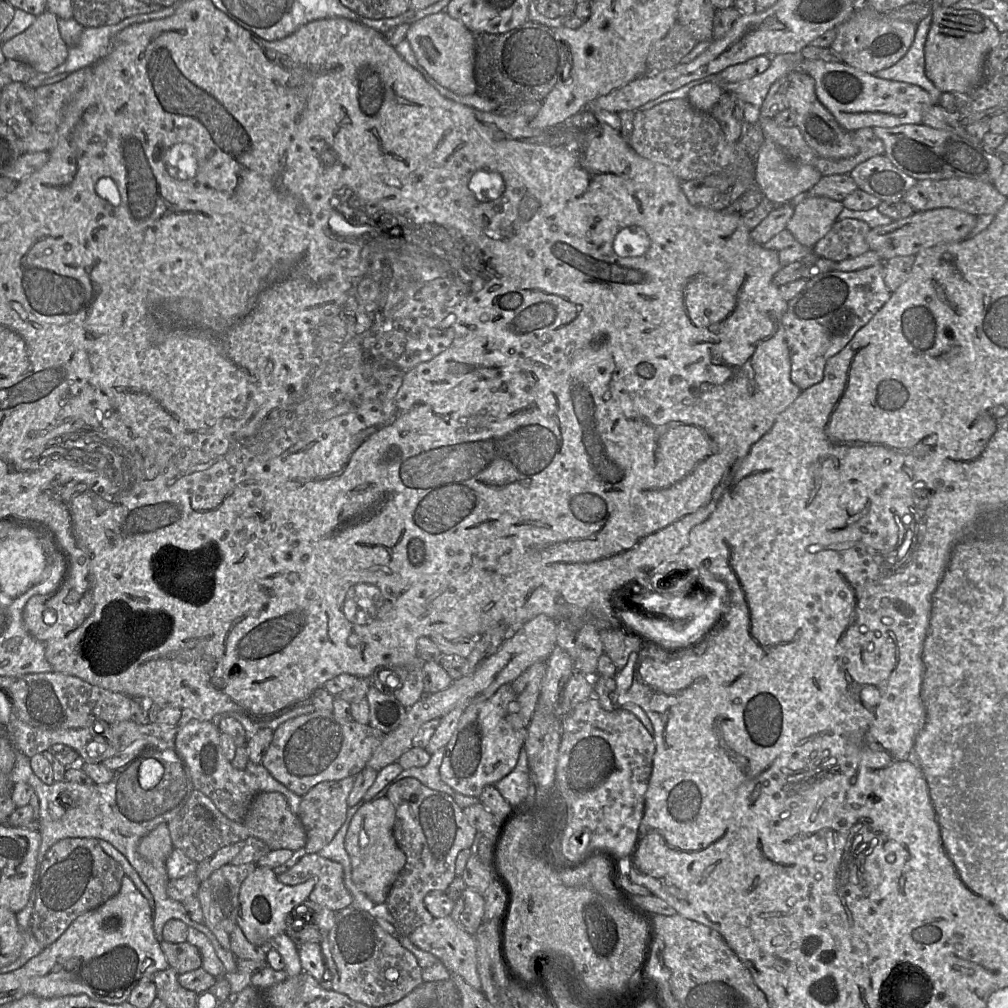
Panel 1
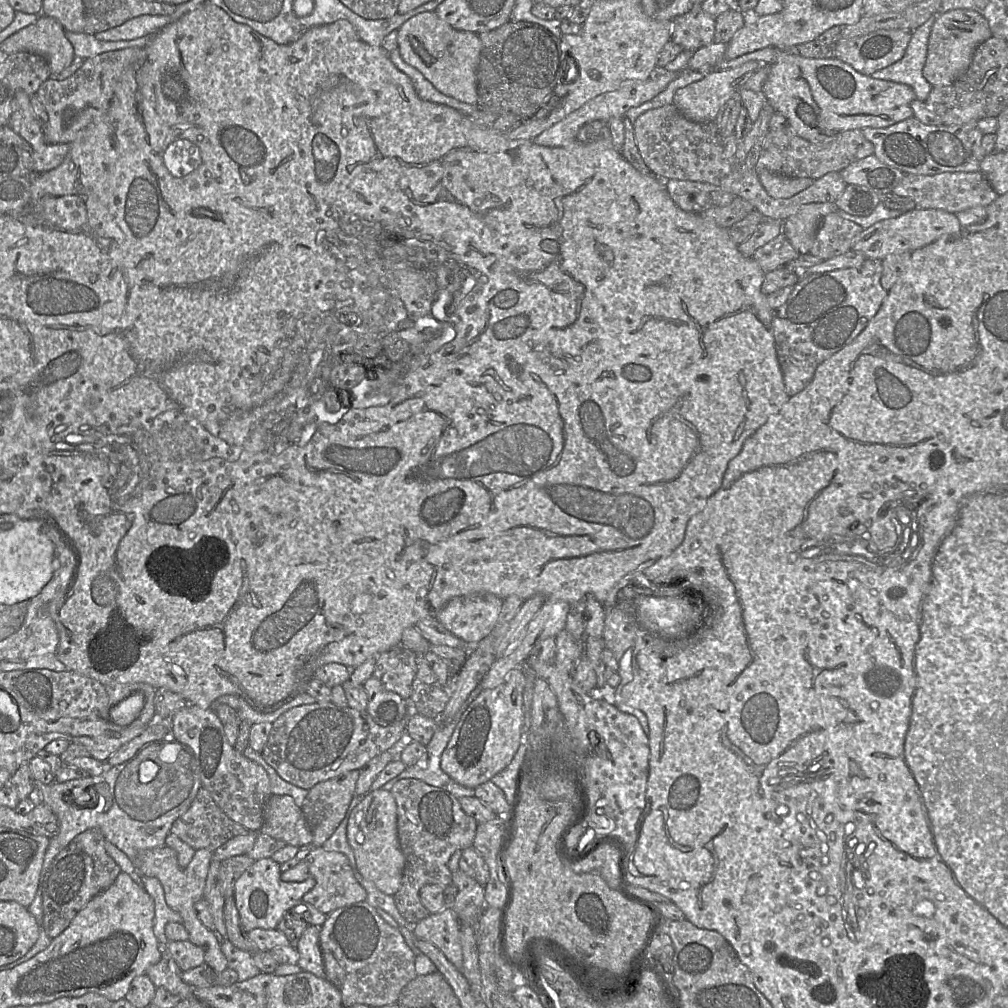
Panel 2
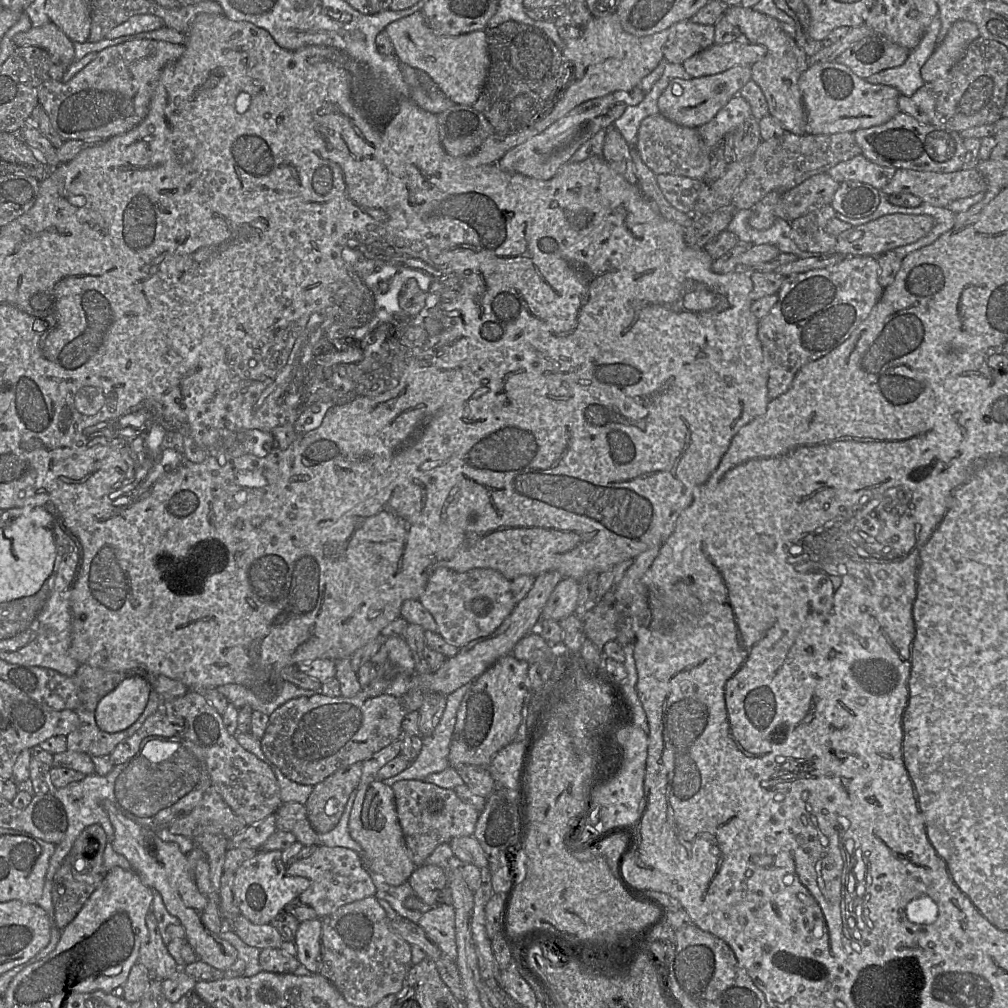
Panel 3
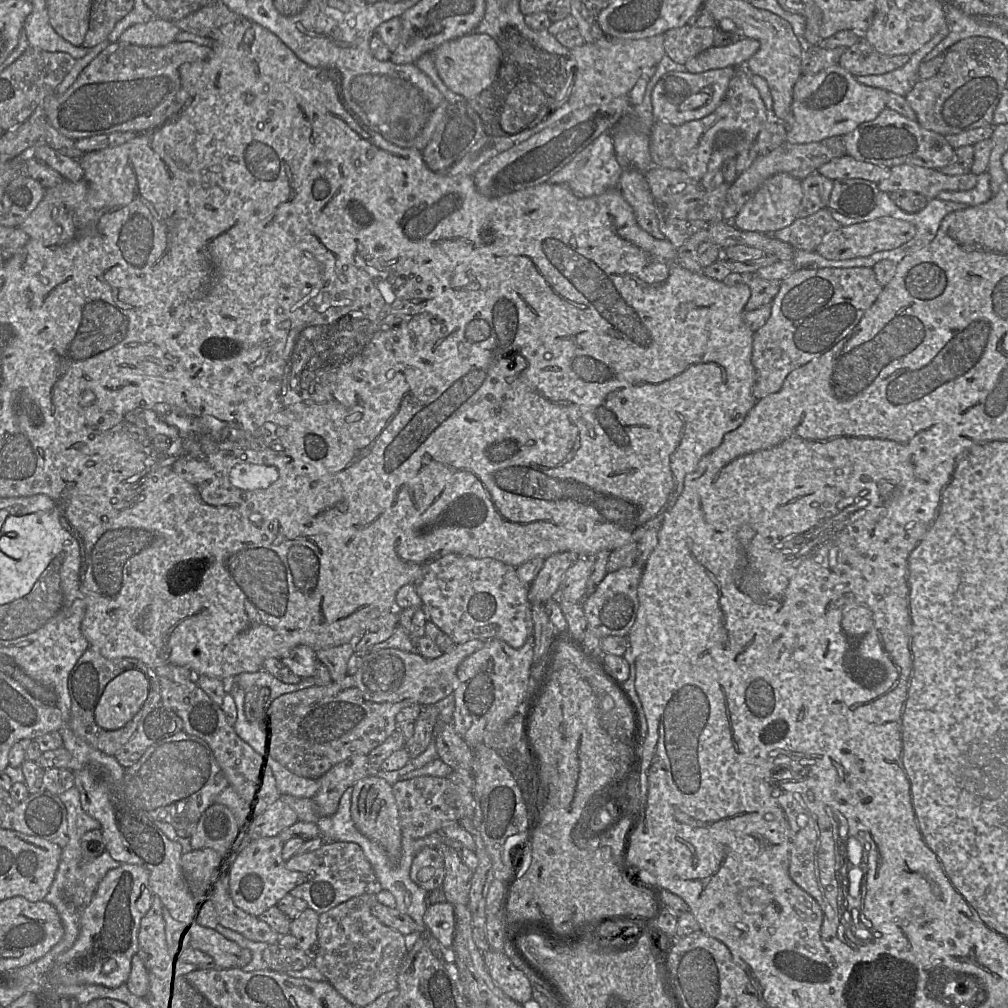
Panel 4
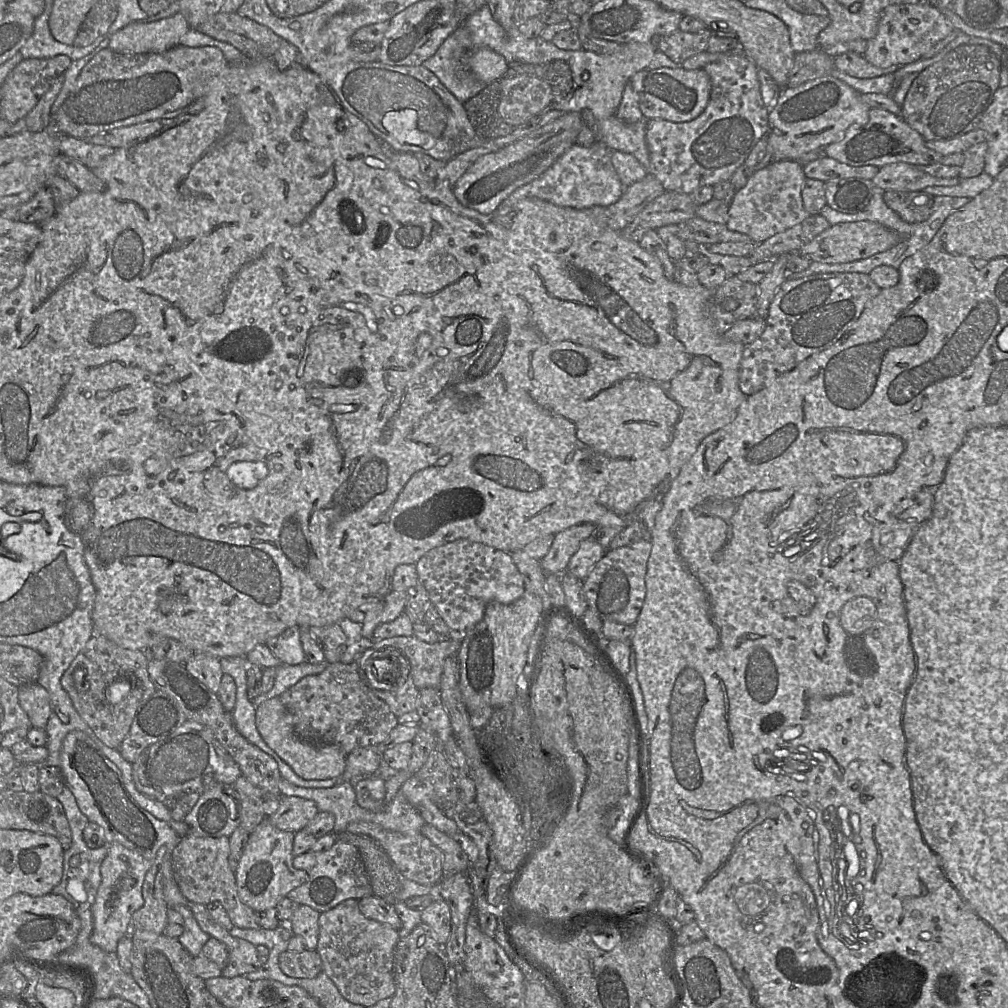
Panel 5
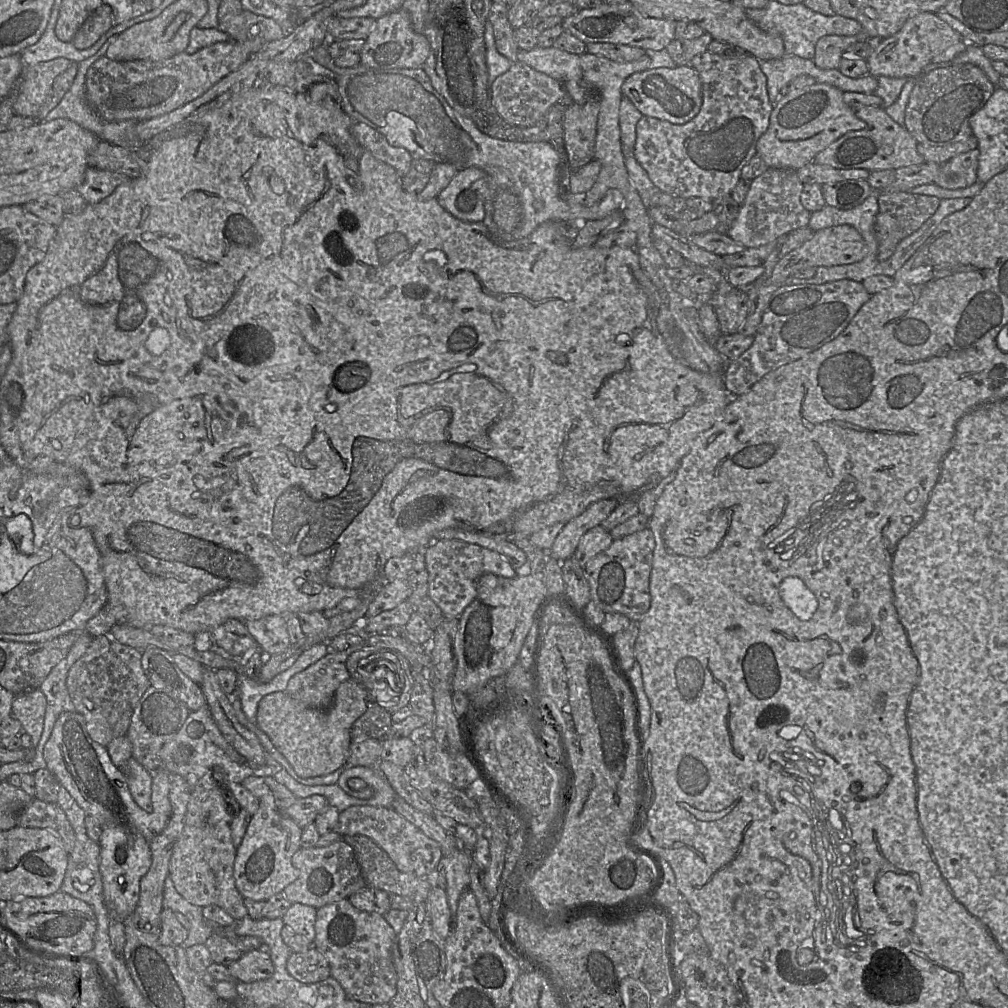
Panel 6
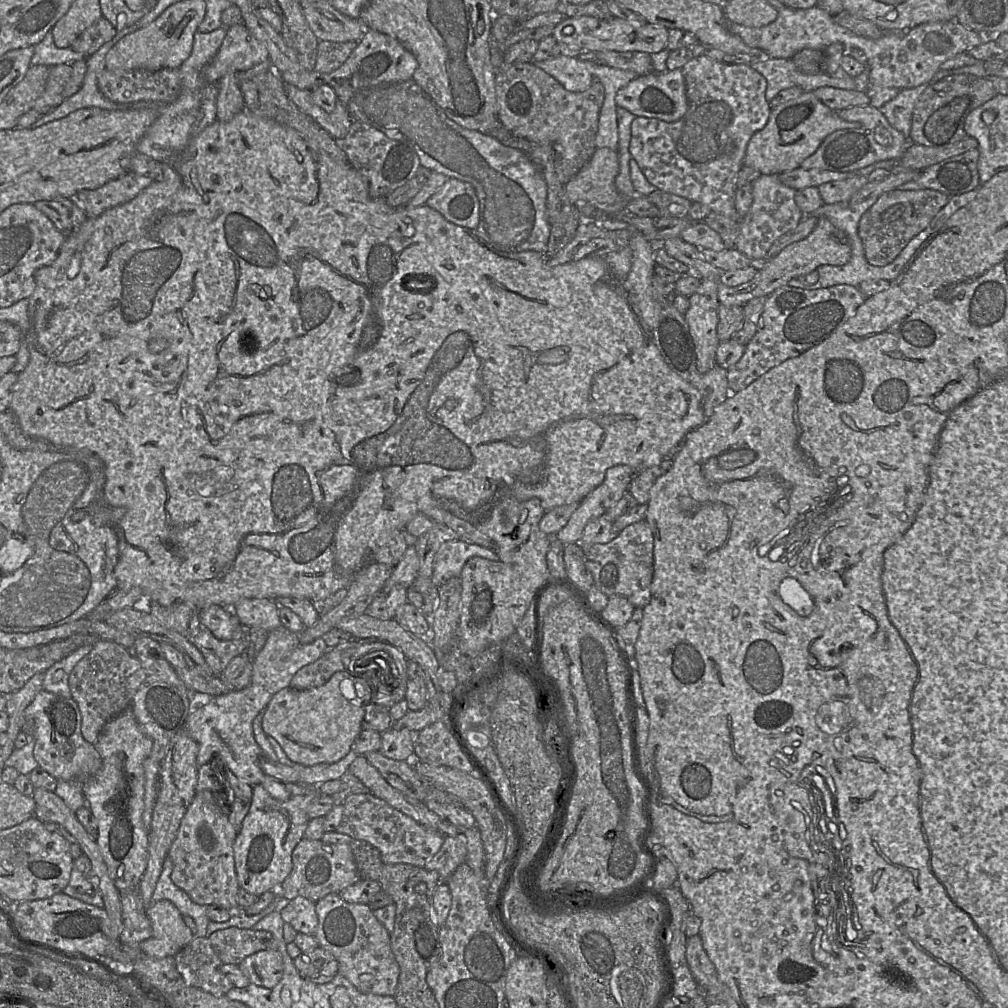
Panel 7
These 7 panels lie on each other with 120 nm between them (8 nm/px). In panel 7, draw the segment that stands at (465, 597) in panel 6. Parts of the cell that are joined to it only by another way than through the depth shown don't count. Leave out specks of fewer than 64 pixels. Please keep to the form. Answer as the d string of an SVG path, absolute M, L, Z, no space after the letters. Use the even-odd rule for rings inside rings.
M461 540L443 543L434 557L431 577L433 583L440 587L449 579L460 577L464 565L472 557L482 557L492 561L498 560L498 555L494 550L481 545Z

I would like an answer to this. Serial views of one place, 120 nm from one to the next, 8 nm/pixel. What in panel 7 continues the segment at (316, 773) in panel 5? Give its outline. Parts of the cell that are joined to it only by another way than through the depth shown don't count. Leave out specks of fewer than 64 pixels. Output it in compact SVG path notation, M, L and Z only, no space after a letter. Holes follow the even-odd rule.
M347 669L336 672L322 686L297 690L287 687L277 692L268 703L262 719L262 729L266 735L273 737L281 746L287 757L295 763L304 766L314 766L321 763L332 764L344 758L353 748L354 741L362 730L362 721L365 715L365 705L370 700L368 691L362 687L366 685L363 679L355 679ZM345 682L355 682L357 697L346 699L342 694L342 684Z

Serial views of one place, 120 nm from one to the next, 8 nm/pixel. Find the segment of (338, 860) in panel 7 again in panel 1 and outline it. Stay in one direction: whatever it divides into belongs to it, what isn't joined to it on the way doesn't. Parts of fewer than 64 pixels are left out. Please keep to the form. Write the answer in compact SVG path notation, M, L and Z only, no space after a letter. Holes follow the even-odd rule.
M319 853L306 854L288 871L278 875L278 880L293 886L312 877L317 878L317 883L309 895L311 901L335 912L352 904L353 896L344 883L343 866Z

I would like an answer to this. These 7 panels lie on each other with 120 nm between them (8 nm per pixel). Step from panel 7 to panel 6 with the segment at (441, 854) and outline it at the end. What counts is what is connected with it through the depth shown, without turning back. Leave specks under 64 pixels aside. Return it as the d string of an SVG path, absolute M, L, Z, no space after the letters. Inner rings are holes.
M455 849L451 854L444 854L436 868L425 877L432 888L438 887L445 891L452 922L456 917L461 894L469 889L471 852Z

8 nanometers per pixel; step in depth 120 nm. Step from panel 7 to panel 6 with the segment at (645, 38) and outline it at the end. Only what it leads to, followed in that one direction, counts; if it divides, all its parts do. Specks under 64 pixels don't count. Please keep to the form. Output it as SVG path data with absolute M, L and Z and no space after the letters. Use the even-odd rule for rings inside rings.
M602 3L592 9L579 10L563 19L564 32L569 32L585 44L610 43L642 48L646 53L665 49L675 39L676 22L643 15L632 3Z

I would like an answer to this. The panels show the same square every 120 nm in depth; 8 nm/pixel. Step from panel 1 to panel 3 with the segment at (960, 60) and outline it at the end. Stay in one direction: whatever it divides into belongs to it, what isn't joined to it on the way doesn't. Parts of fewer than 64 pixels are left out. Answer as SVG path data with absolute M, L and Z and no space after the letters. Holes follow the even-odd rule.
M956 21L944 40L922 66L920 74L925 83L944 77L964 56L968 46L979 38L977 26L969 21Z

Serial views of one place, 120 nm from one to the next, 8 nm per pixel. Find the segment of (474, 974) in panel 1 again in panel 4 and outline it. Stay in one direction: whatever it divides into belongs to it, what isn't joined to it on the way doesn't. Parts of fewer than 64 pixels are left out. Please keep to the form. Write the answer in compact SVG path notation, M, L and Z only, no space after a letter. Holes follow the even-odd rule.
M445 901L428 906L424 914L425 929L438 939L444 949L451 949L455 930L455 908Z

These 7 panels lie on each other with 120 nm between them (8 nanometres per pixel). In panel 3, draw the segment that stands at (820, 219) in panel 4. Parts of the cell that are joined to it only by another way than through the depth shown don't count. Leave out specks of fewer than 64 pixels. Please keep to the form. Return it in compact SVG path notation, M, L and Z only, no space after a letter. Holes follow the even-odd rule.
M831 205L822 206L790 222L789 237L806 252L831 254L838 236L853 227L836 217Z

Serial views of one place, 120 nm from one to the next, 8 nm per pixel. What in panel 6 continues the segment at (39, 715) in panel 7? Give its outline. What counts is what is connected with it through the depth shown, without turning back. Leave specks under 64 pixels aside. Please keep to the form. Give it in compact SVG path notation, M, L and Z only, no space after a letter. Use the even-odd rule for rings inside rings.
M77 711L63 712L58 716L51 736L44 746L43 755L47 769L60 785L67 789L86 815L95 818L100 826L121 826L131 832L140 833L148 842L167 826L172 813L169 799L170 773L166 770L153 773L151 794L153 811L146 812L132 798L127 777L113 764L106 747L91 739L85 719Z

